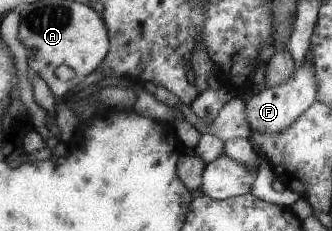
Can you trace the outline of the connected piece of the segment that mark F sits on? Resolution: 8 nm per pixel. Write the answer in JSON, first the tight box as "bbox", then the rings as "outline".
{"bbox":[245,59,316,134],"outline":[[[305,59],[293,67],[293,73],[284,83],[256,92],[245,101],[245,116],[252,132],[259,134],[279,134],[287,128],[311,103],[316,95],[315,70],[308,67]]]}

